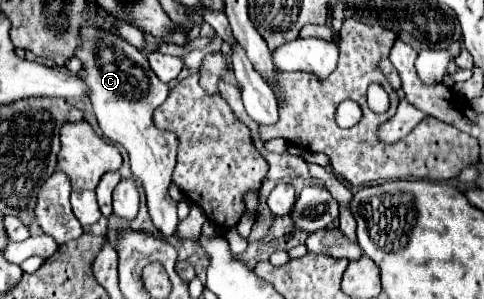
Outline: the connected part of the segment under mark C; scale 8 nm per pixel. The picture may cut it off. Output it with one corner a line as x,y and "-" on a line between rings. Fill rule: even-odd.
88,23
80,29
80,45
76,47
74,55
82,61
82,69
86,73
84,83
90,91
90,103
104,137
120,143
128,151
132,175
142,183
146,193
150,219
154,227
168,239
174,235
178,225
176,201
168,197
178,141
172,132
160,131
152,123
152,111
168,97
168,85
156,79
146,55
142,55
134,45
112,31
90,27

